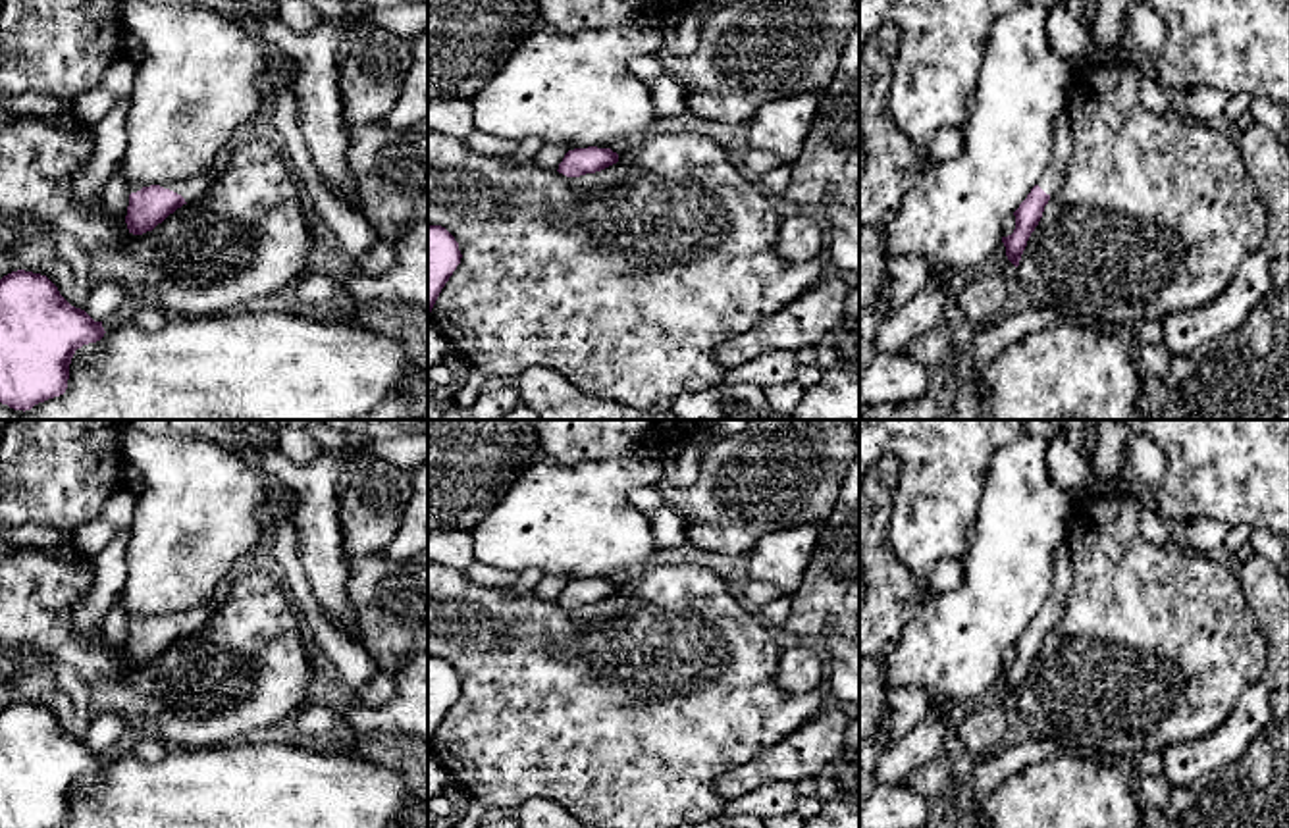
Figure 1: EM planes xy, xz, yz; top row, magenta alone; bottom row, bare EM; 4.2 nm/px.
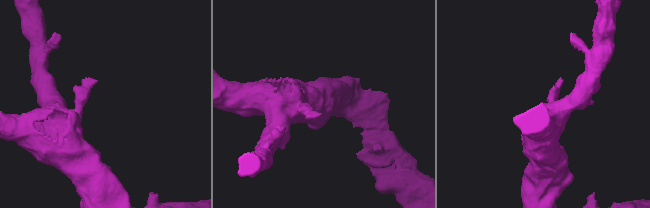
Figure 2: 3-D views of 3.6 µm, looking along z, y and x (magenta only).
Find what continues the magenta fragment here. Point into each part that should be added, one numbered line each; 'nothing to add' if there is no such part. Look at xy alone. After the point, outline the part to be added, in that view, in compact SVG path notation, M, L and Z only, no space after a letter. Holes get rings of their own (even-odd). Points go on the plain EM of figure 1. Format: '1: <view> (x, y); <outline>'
1: xy (191, 620); M208 601L191 610L175 612L175 614L162 614L160 618L181 626L185 634L195 634L206 626L212 612L214 612L214 601Z

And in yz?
1: yz (1051, 613); M1067 537L1056 547L1052 555L1052 564L1054 564L1052 587L1044 605L1037 612L1037 616L1050 628L1054 628L1065 612L1075 574Z

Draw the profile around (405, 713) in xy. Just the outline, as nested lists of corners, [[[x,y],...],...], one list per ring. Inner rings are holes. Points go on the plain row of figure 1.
[[[428,651],[408,655],[393,674],[395,693],[380,705],[353,703],[339,716],[353,736],[401,734],[428,743]]]

